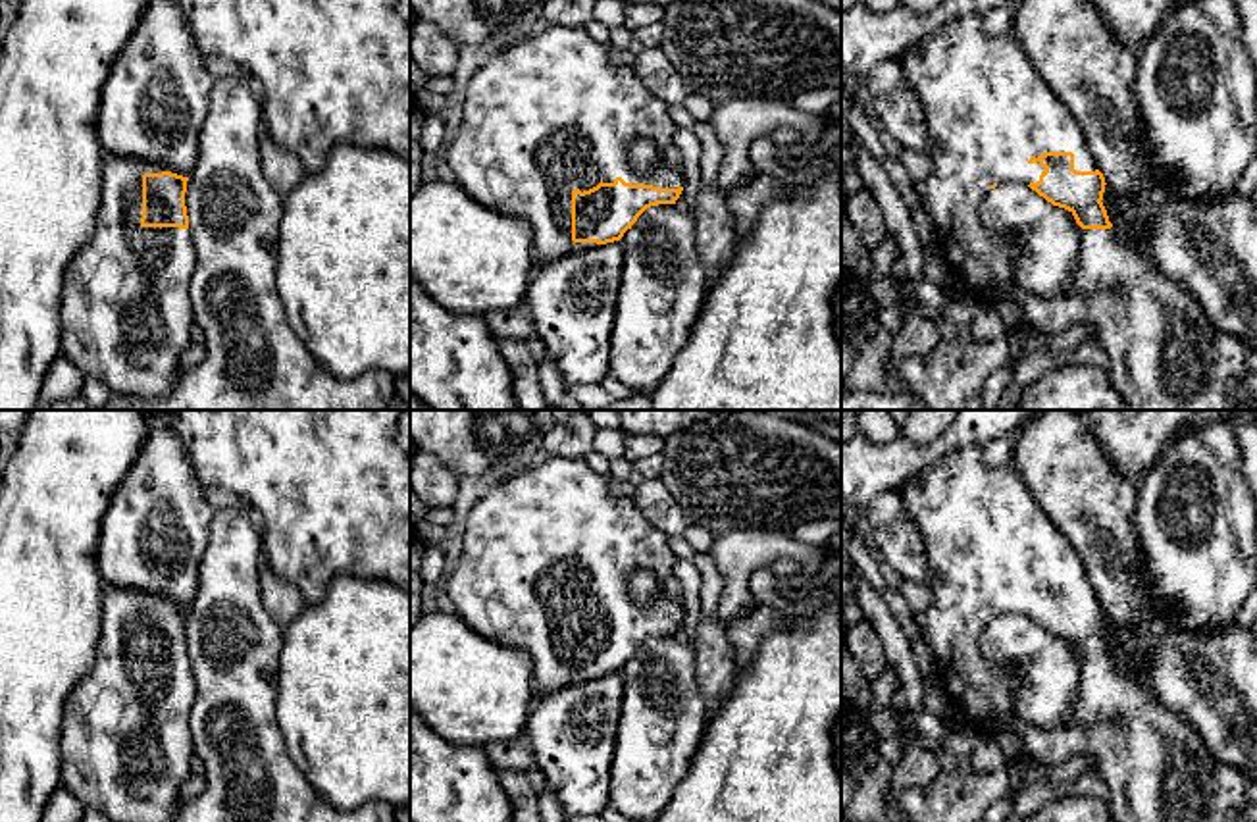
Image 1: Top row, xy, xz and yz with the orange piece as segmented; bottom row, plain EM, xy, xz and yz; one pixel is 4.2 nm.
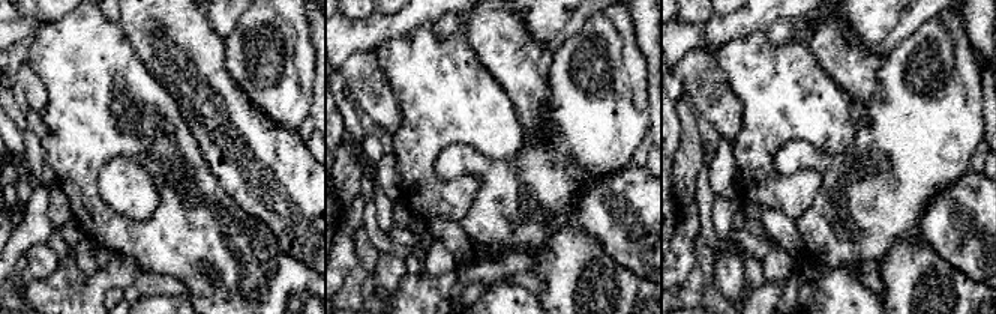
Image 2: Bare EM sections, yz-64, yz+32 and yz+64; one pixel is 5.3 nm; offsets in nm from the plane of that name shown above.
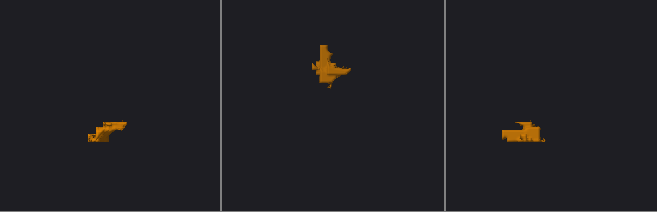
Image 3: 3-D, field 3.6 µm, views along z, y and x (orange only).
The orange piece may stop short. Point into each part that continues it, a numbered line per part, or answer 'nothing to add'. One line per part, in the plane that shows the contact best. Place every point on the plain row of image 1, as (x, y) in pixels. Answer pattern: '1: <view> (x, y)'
1: xz (553, 543)

